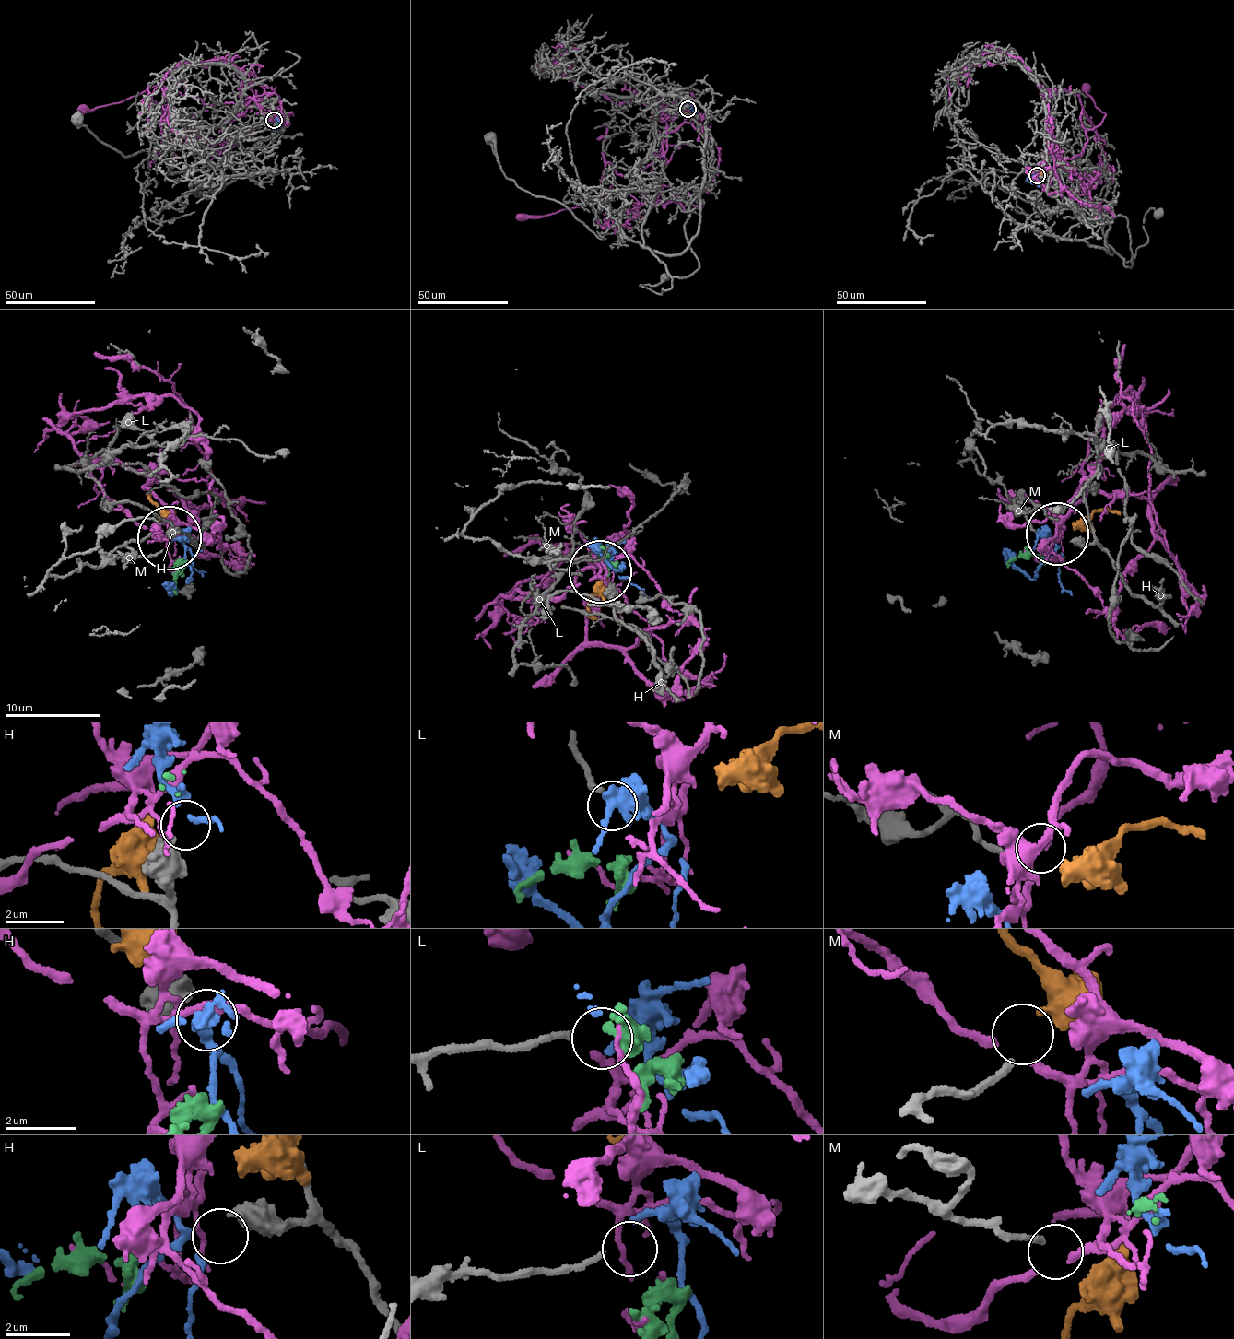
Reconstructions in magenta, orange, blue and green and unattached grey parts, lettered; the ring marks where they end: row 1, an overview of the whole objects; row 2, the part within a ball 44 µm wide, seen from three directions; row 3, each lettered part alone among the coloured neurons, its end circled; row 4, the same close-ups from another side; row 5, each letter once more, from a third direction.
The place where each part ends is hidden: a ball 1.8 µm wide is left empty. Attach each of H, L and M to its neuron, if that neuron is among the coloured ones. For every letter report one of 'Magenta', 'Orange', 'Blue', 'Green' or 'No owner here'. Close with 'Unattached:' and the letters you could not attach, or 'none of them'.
H: Blue
L: No owner here
M: No owner here
Unattached: L, M

